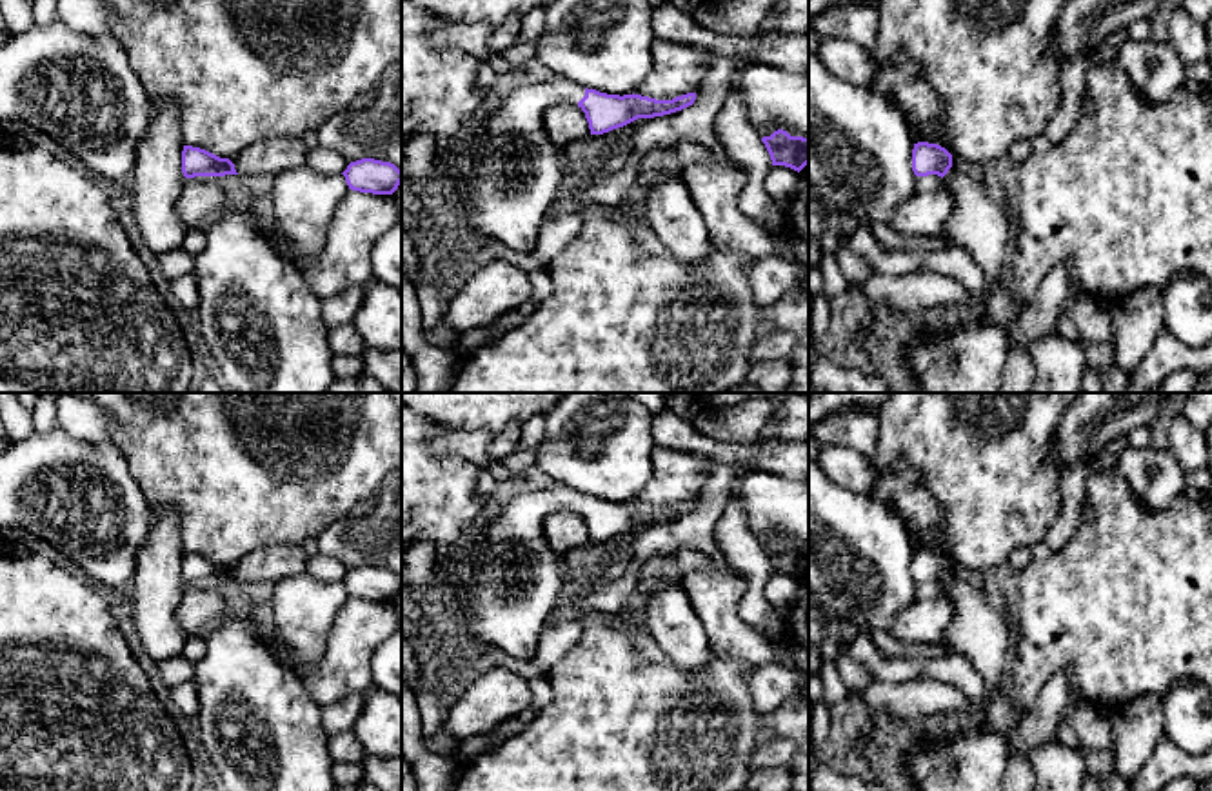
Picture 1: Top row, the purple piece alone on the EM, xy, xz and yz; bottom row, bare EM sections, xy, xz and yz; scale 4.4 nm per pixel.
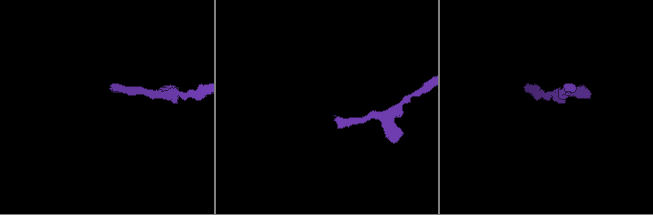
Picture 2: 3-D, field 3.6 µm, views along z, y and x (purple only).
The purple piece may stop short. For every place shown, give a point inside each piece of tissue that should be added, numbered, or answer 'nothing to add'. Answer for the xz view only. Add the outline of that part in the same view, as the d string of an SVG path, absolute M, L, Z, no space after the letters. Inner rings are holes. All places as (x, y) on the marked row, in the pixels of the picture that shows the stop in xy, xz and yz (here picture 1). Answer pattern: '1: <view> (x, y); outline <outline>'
1: xz (516, 168); outline M565 78L522 85L500 107L480 116L471 173L443 191L452 224L532 253L549 205L565 173L563 151L543 127L543 113L560 102L578 104L585 87Z

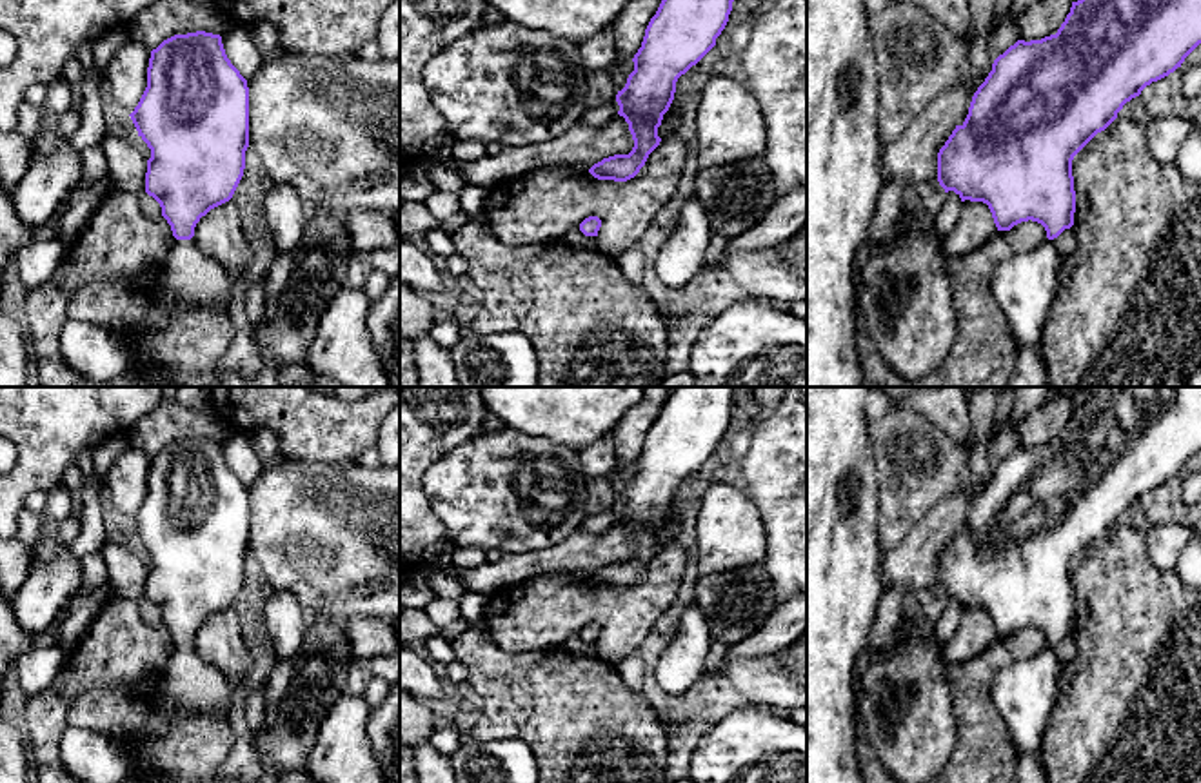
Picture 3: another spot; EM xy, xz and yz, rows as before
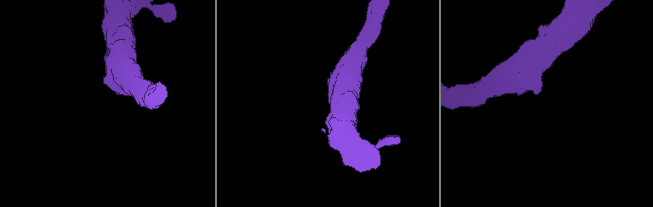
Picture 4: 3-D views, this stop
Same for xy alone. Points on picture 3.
1: xy (188, 277); outline M176 240L156 285L156 303L165 309L203 305L231 314L233 280L225 265L198 249L194 240Z

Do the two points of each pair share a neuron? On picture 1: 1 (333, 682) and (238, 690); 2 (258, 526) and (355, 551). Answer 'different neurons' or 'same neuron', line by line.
1: different neurons
2: different neurons

